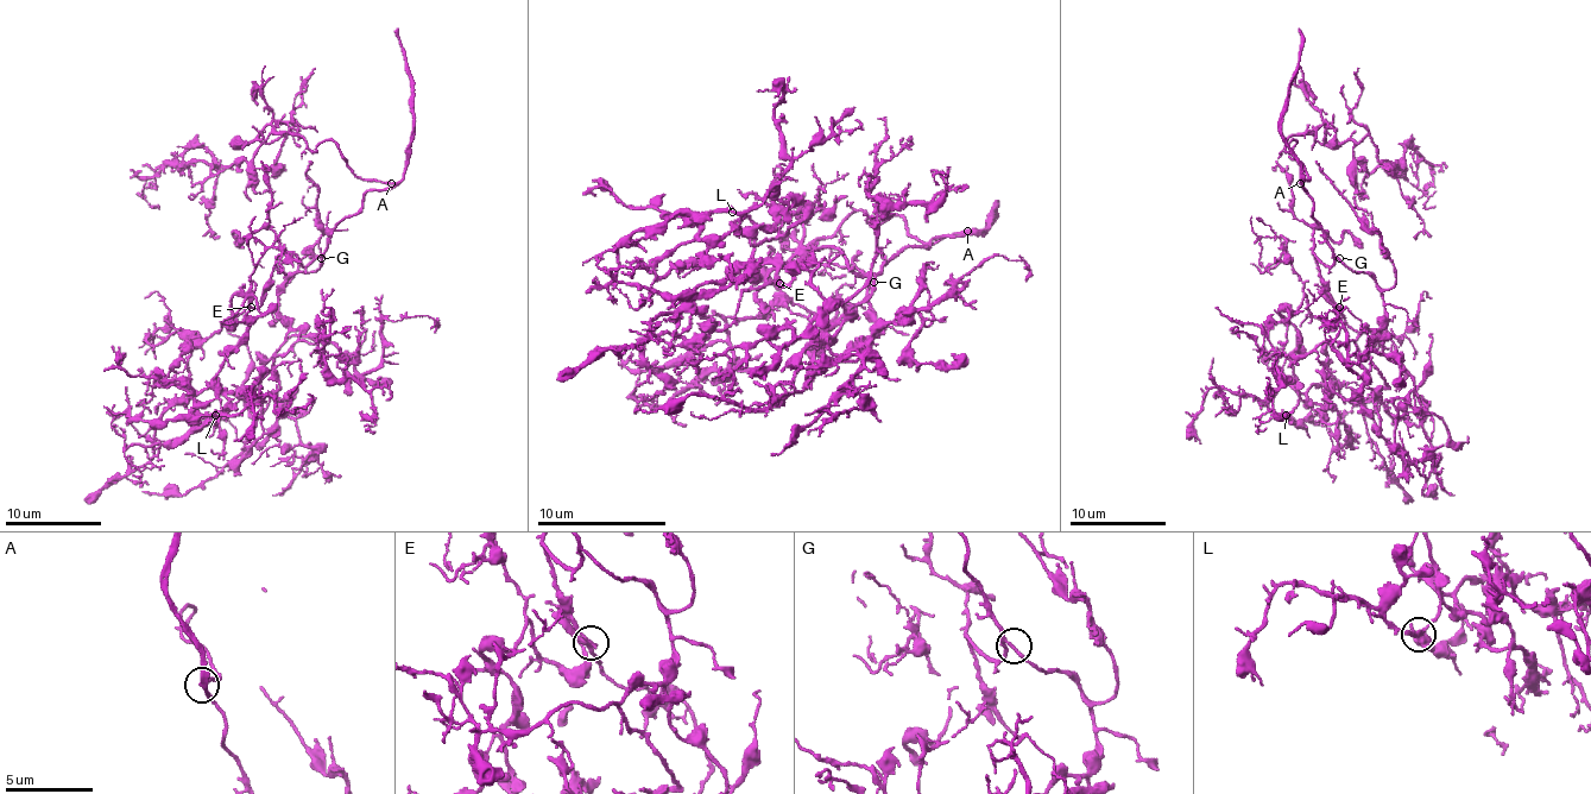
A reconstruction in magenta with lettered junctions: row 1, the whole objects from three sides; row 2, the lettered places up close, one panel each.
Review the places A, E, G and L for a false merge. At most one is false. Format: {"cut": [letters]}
{"cut": []}

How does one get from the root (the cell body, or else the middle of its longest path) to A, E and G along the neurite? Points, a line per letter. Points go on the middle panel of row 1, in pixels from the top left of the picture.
A: (832, 246), (851, 269), (873, 276), (909, 246), (928, 246), (938, 237), (960, 237), (967, 231)
E: (832, 246), (815, 250), (787, 285), (780, 282)
G: (832, 246), (845, 256), (851, 269), (860, 276), (870, 276), (873, 282)

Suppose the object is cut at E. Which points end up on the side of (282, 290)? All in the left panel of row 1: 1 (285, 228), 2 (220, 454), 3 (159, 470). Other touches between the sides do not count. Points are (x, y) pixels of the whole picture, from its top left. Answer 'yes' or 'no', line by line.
1: no
2: no
3: no

